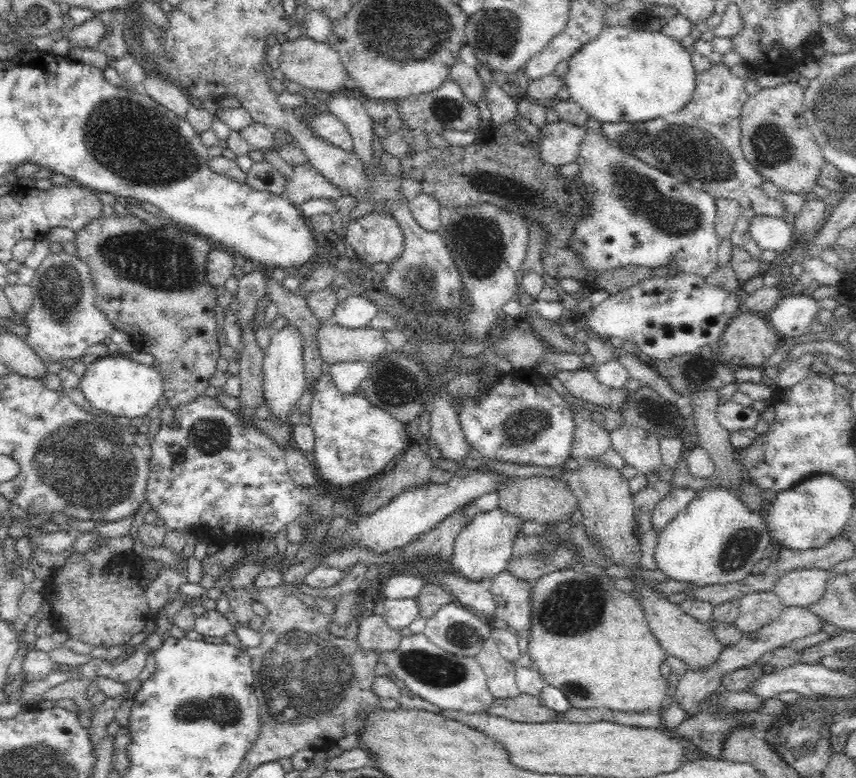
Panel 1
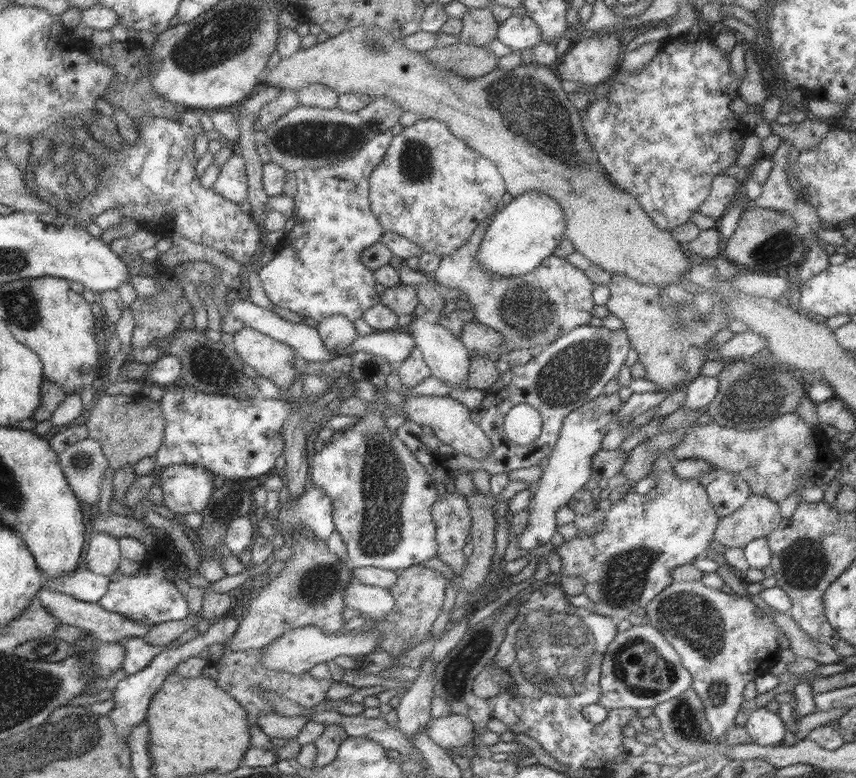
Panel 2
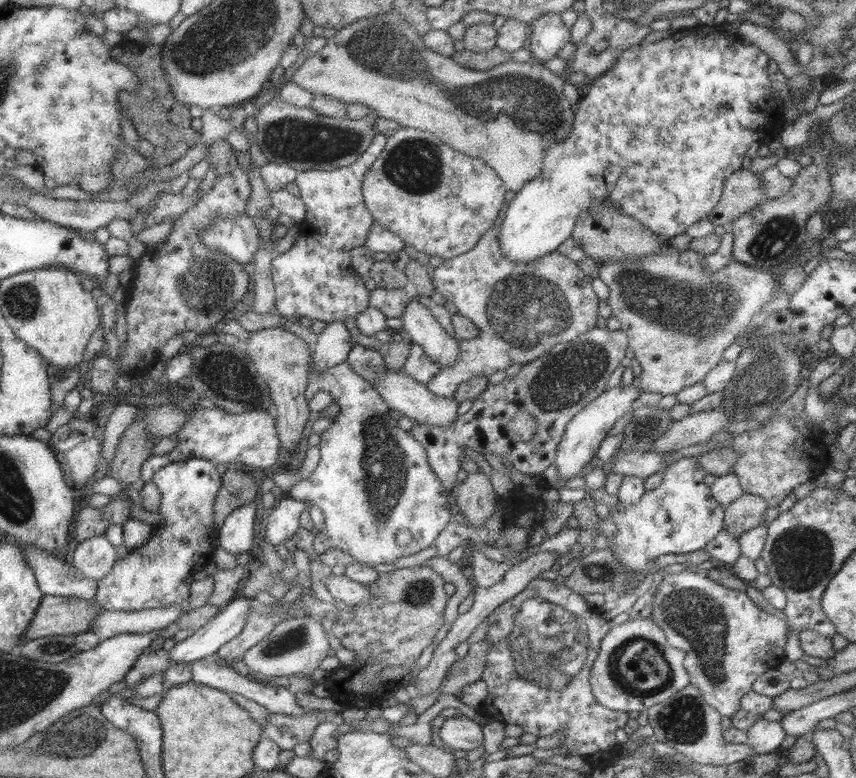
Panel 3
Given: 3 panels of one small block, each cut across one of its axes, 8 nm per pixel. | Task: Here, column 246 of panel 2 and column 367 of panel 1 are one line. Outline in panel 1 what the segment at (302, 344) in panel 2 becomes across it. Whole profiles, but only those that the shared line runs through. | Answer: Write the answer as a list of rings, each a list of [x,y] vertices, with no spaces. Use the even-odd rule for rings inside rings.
[[[353,294],[336,306],[333,323],[345,328],[367,328],[377,314],[377,304],[372,297]]]

